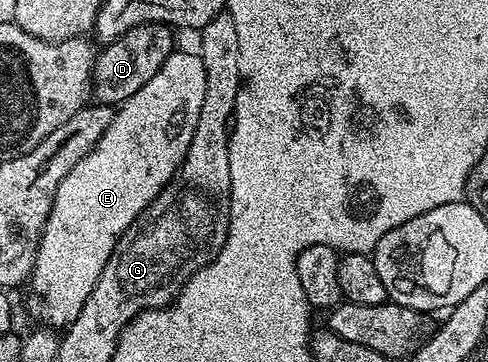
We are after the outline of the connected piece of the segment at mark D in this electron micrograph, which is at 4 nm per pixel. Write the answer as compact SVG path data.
M140 25L131 27L119 39L108 42L105 49L96 54L93 71L91 74L91 97L96 104L112 105L114 107L121 104L122 101L131 99L155 71L163 65L165 60L175 52L173 45L174 30L168 25Z

